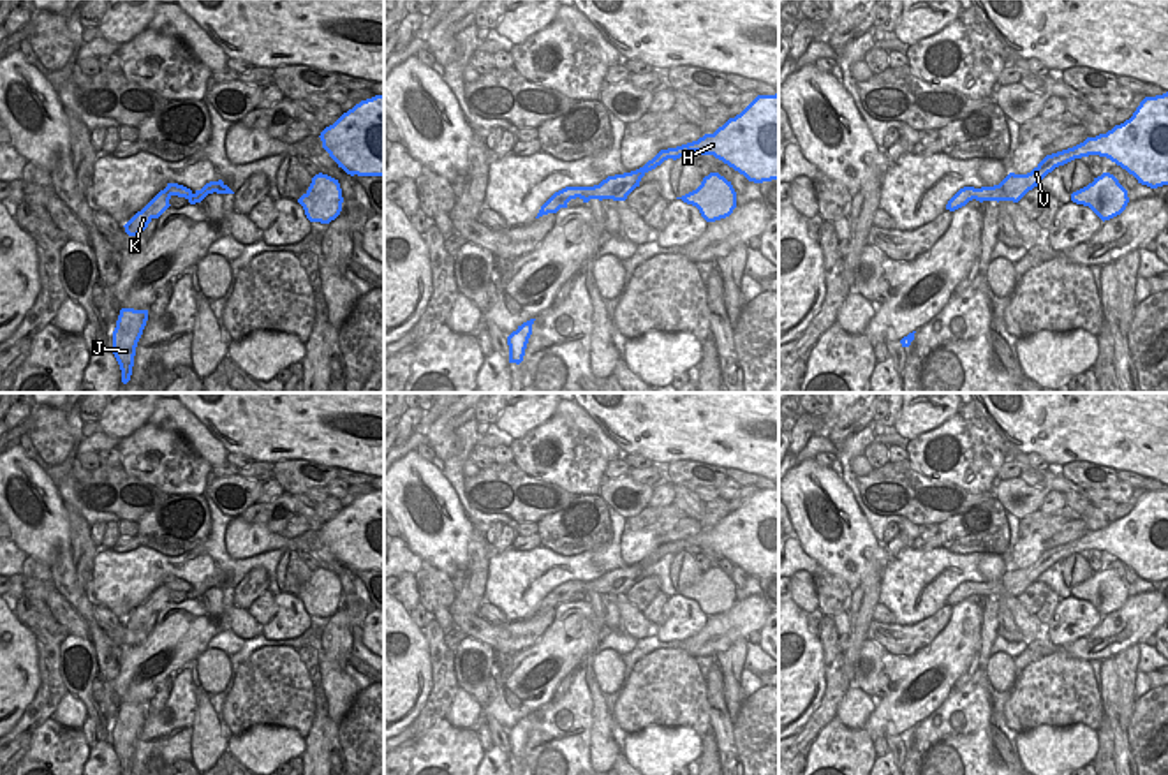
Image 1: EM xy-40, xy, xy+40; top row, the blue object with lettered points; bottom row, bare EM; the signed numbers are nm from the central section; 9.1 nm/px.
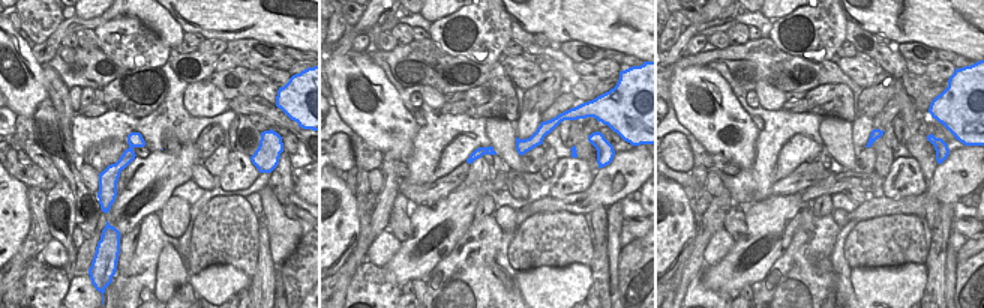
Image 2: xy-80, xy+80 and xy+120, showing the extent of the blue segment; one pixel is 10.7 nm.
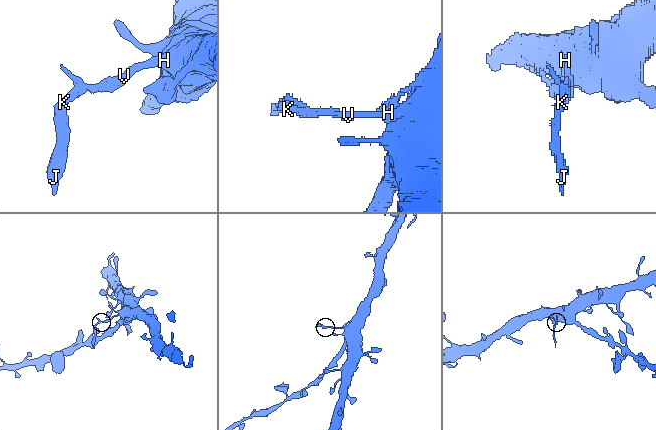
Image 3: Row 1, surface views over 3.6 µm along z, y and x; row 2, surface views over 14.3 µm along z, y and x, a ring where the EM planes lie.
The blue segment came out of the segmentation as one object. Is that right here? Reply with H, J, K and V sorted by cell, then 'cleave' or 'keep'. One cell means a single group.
groups H V / J K; cleave

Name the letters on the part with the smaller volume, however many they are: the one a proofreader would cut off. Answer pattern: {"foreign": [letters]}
{"foreign": ["J", "K"]}

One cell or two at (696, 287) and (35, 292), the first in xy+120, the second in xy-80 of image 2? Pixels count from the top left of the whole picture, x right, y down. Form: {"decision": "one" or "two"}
{"decision": "one"}

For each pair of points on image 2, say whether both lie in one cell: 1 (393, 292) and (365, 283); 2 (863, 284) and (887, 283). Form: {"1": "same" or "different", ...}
{"1": "same", "2": "same"}

